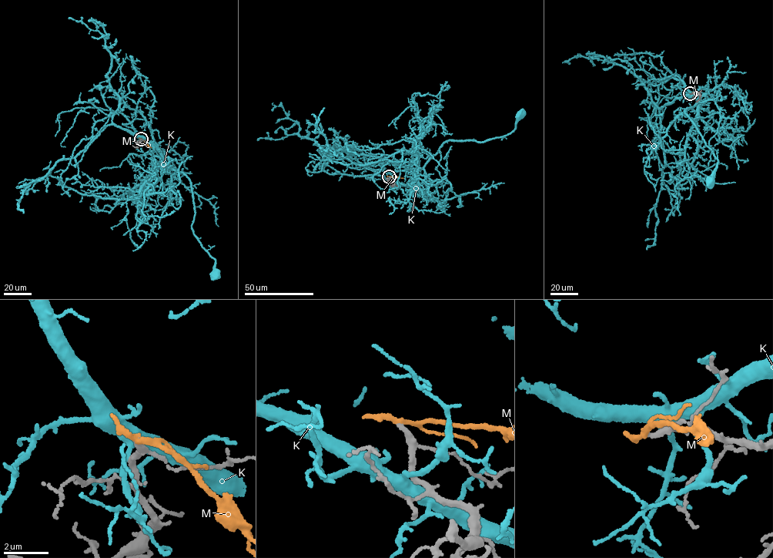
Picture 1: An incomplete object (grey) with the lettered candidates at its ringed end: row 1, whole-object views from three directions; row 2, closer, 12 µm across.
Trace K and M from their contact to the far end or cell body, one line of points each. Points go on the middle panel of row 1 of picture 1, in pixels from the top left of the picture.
K: (389, 179), (403, 185), (415, 185), (419, 172), (446, 141), (480, 142), (507, 134), (516, 127), (520, 112)
M: (389, 176), (403, 178)

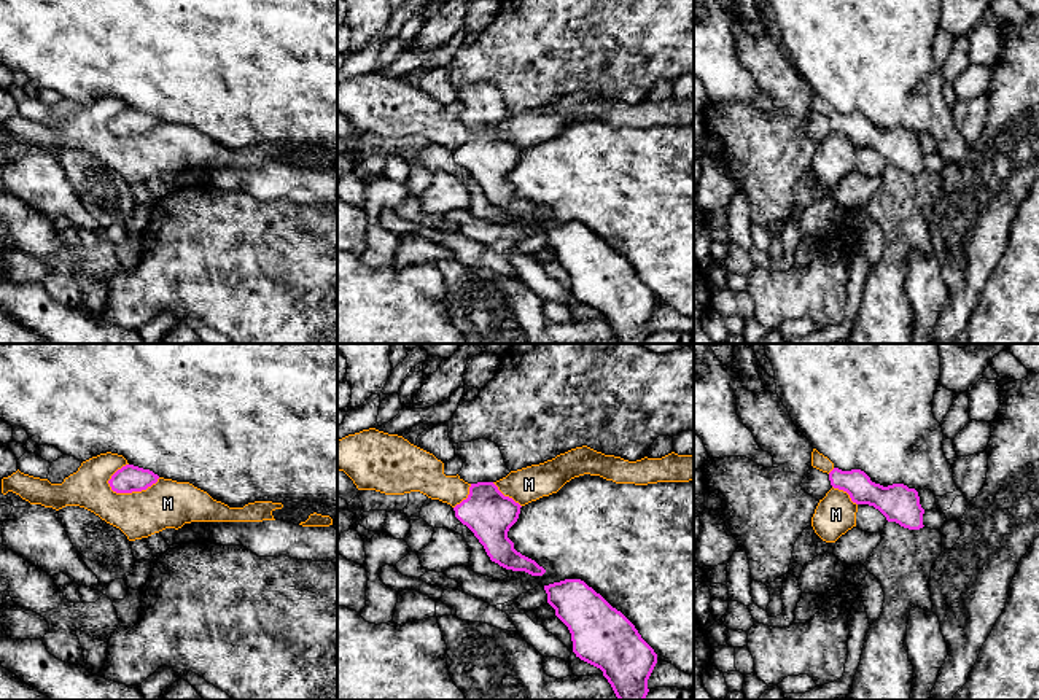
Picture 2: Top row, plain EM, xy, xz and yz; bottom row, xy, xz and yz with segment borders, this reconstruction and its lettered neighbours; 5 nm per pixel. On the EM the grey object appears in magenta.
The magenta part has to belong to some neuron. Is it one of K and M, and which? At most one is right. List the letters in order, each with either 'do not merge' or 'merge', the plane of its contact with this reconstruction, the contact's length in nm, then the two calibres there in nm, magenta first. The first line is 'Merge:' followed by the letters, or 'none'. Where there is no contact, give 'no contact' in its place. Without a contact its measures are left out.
Merge: none
K: do not merge; no contact
M: do not merge; contact in xy; length 280 nm; calibres 140 and 240 nm

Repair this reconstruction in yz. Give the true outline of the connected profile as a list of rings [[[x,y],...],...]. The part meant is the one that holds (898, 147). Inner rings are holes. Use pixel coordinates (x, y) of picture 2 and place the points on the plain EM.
[[[811,110],[800,130],[818,145],[834,130],[846,135],[856,148],[874,150],[888,165],[896,165],[909,173],[924,170],[924,153],[920,148],[920,140],[915,132],[909,132],[904,127],[883,130],[872,126],[861,113],[842,115],[834,111],[827,118]]]

